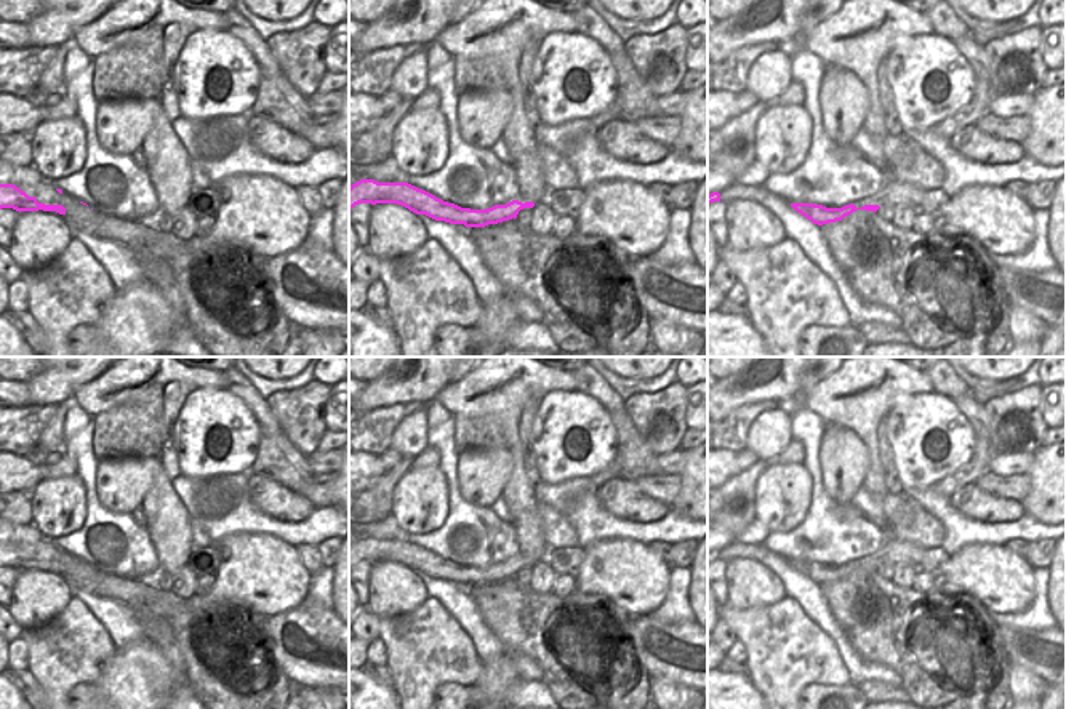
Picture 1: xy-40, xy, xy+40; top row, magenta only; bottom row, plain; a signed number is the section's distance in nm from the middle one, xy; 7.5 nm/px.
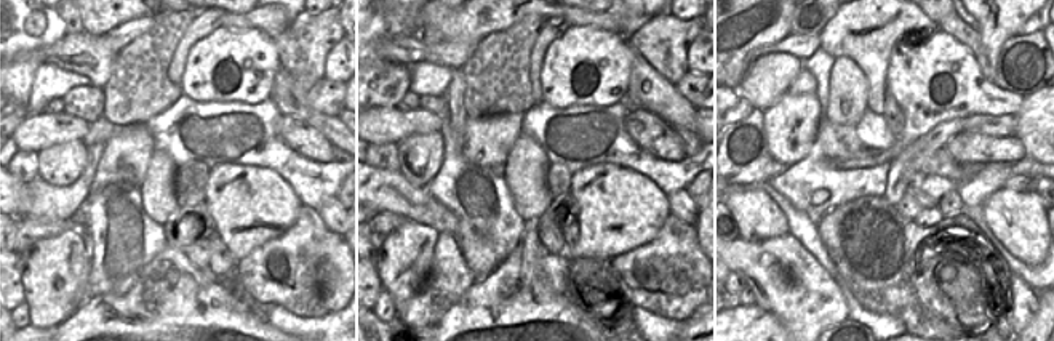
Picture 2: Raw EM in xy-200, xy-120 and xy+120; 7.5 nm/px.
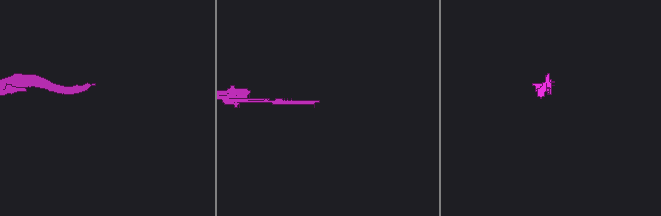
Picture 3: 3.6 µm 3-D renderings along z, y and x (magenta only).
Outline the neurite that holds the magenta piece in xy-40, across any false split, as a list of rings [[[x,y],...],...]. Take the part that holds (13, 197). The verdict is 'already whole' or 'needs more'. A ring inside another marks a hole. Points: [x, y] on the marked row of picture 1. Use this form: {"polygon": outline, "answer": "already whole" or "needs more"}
{"polygon": [[[0,184],[0,210],[13,208],[16,211],[56,211],[59,214],[66,214],[66,208],[62,205],[45,205],[38,203],[35,197],[29,197],[14,184]]], "answer": "already whole"}

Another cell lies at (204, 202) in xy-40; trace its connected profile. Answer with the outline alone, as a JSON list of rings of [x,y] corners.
[[[214,187],[210,189],[192,189],[190,197],[187,200],[187,210],[192,211],[194,216],[216,216],[219,208],[219,192]]]

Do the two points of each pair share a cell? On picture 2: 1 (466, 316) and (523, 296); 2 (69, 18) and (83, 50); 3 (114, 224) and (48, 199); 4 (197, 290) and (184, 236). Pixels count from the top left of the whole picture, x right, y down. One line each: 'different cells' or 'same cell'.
1: same cell
2: different cells
3: different cells
4: different cells

